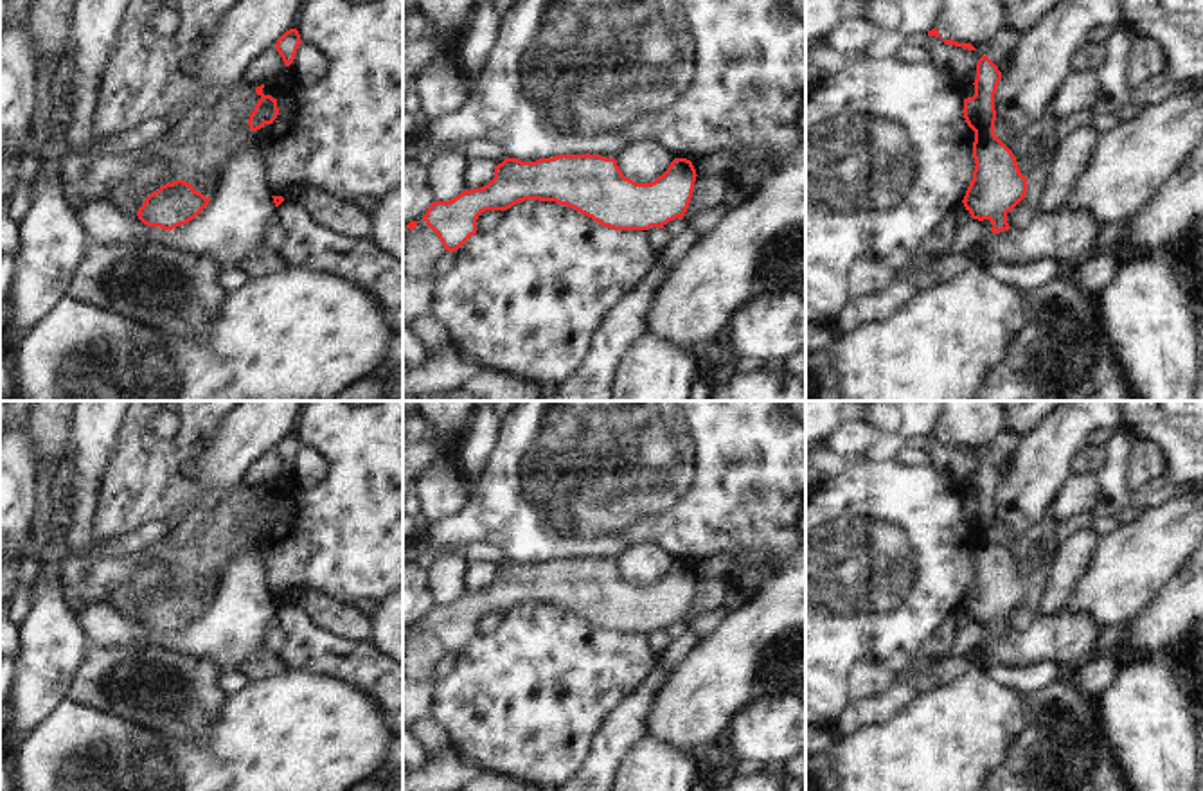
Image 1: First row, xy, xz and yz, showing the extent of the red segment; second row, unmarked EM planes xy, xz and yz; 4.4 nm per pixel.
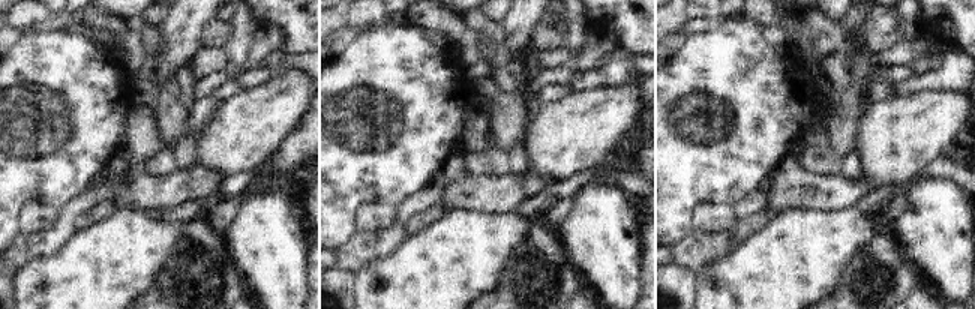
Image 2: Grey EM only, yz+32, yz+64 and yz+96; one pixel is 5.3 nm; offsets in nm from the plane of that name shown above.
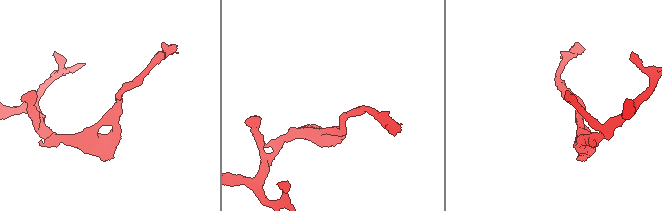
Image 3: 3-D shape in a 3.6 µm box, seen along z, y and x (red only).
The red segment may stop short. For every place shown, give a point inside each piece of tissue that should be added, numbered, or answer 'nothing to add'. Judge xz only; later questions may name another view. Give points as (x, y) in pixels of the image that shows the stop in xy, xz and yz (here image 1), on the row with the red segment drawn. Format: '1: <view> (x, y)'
nothing to add

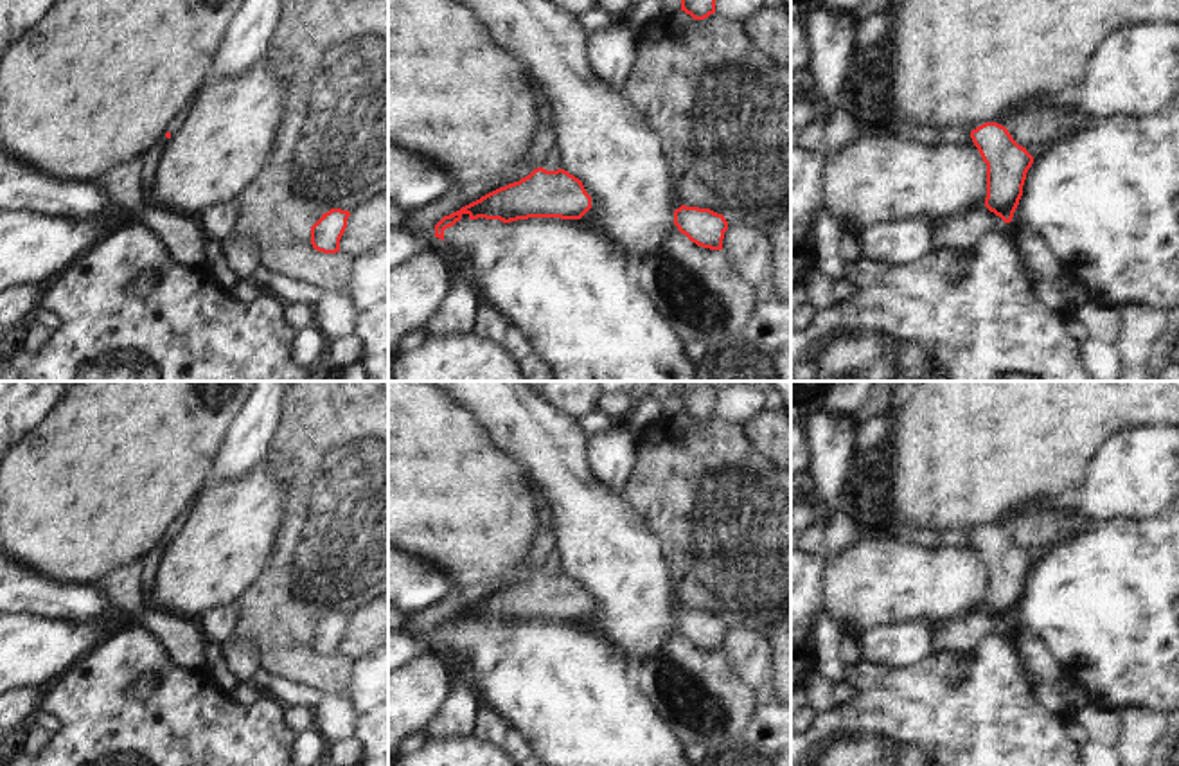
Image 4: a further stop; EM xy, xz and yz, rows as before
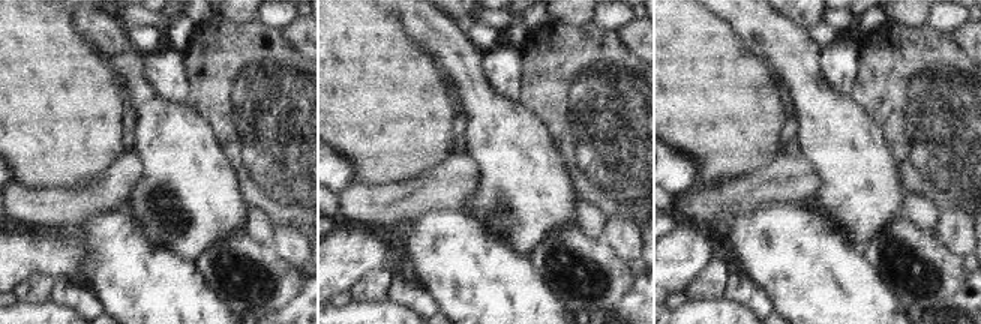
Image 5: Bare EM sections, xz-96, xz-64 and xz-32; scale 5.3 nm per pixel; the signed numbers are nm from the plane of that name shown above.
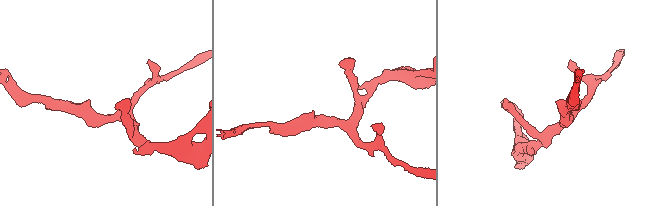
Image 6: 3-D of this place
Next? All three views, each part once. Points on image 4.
1: yz (966, 130)

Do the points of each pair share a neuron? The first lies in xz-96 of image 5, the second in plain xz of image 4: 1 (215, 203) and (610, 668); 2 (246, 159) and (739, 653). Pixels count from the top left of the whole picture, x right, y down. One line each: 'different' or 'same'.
1: different
2: different

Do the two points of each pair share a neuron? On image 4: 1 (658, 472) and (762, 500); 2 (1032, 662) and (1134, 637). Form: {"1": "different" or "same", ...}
{"1": "same", "2": "different"}

